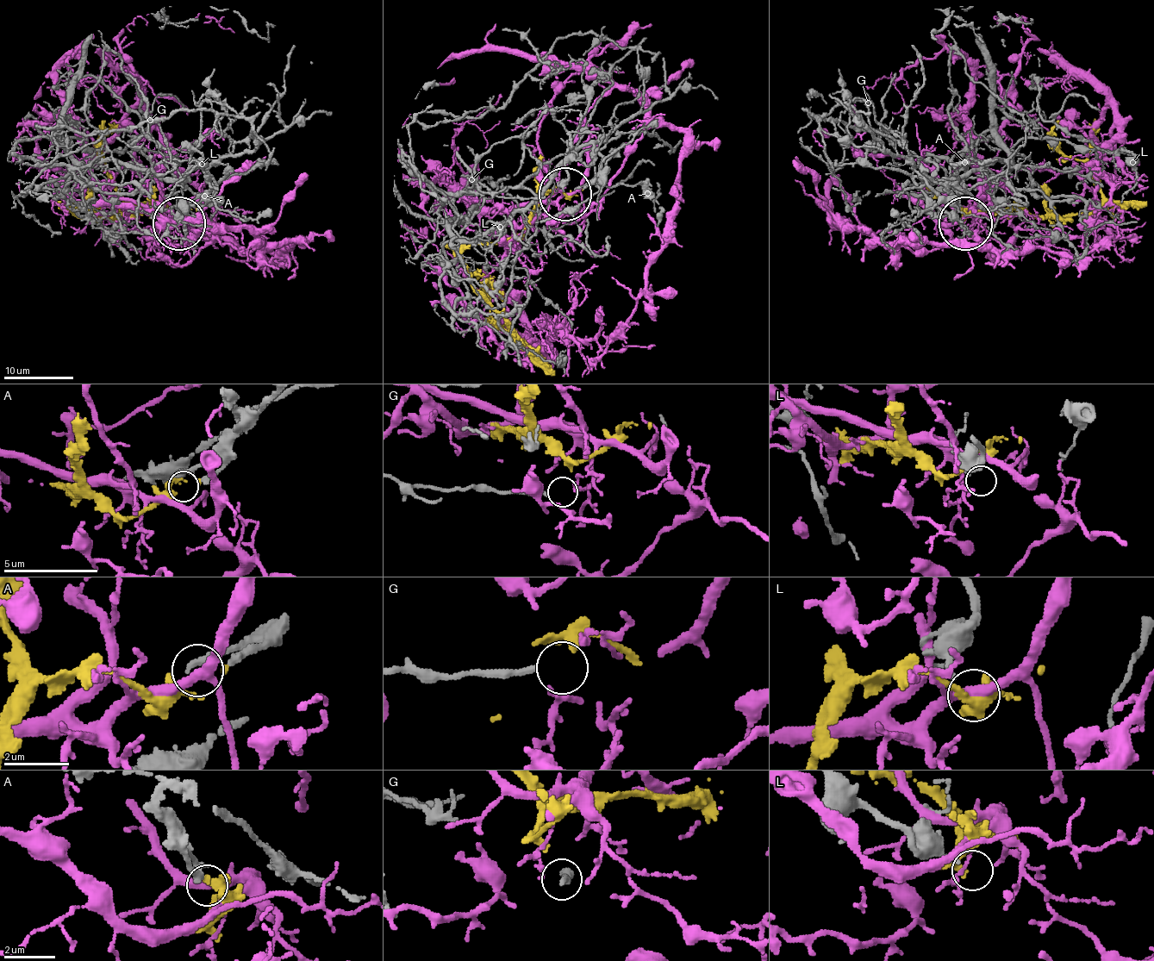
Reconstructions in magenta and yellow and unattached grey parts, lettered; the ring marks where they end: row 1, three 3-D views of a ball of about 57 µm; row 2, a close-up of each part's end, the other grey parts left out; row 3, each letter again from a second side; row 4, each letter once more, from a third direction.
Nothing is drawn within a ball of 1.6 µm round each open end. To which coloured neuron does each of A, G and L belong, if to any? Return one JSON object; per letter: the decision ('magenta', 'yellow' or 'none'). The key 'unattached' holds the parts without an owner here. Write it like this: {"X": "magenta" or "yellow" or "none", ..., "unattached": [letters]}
{"A": "yellow", "G": "none", "L": "none", "unattached": ["G", "L"]}

